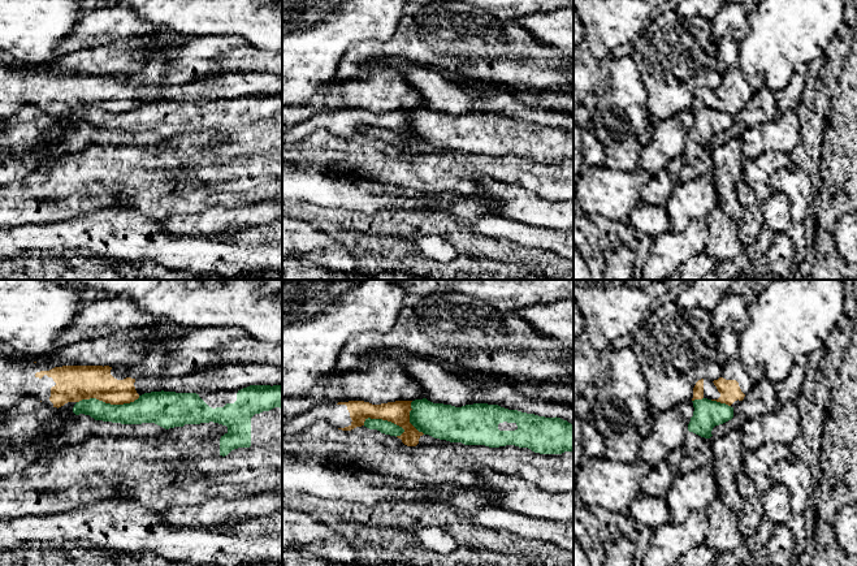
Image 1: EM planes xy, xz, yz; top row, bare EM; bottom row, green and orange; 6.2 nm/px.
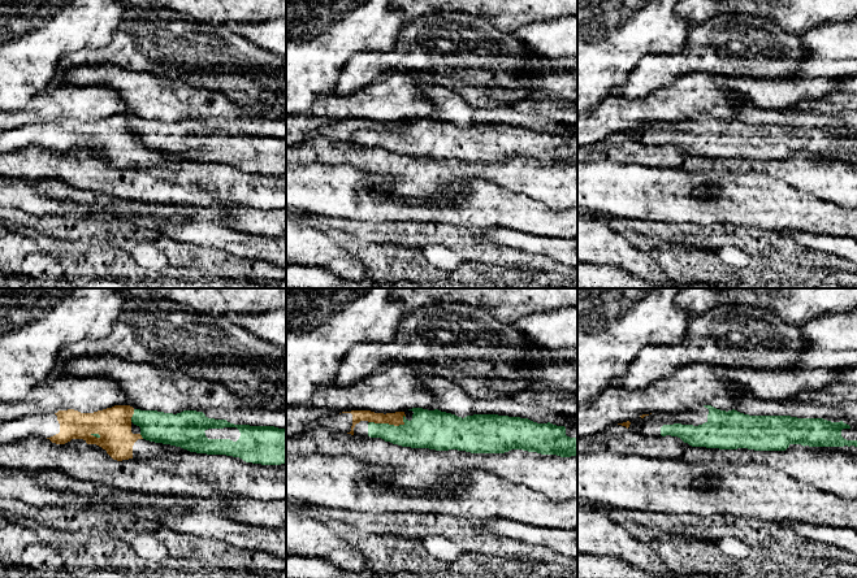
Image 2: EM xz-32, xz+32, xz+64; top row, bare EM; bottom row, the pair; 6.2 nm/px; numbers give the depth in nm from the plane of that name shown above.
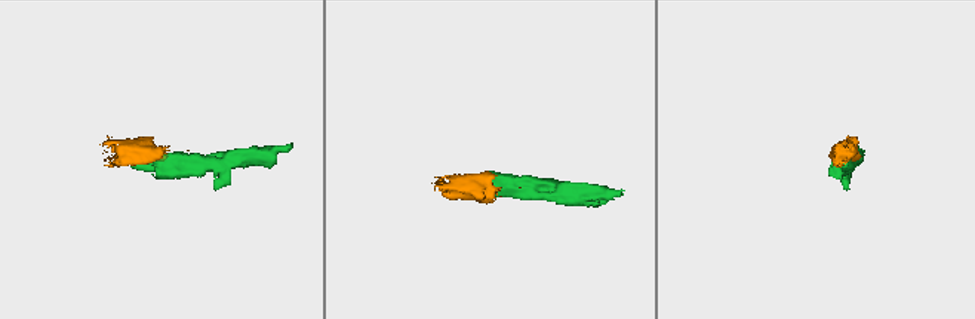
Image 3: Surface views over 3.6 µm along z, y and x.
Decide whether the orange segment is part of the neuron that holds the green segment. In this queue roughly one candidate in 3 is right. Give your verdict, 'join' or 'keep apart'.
keep apart

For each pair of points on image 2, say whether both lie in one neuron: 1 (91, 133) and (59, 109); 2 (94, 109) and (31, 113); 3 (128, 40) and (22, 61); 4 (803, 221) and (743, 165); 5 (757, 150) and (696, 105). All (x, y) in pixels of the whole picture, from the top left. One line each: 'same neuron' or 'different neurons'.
1: different neurons
2: same neuron
3: different neurons
4: different neurons
5: different neurons

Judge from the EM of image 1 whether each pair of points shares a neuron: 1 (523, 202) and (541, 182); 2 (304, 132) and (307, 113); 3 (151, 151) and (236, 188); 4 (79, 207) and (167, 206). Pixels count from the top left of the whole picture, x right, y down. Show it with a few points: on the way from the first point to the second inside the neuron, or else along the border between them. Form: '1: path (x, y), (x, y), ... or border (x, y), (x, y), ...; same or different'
1: border (503, 182), (519, 185), (548, 201), (559, 202); different
2: border (336, 112), (314, 115), (295, 125); different
3: path (151, 180), (167, 199), (199, 199), (207, 195); same
4: path (102, 198), (118, 189), (142, 189), (145, 191); same

